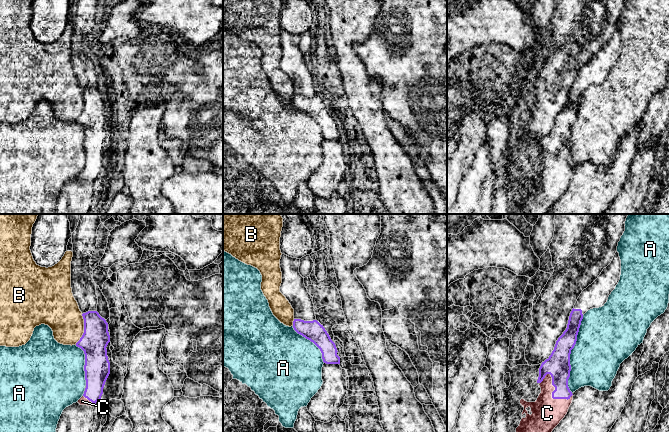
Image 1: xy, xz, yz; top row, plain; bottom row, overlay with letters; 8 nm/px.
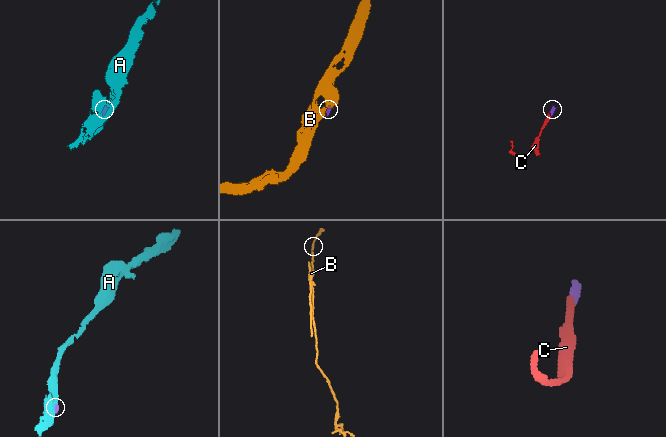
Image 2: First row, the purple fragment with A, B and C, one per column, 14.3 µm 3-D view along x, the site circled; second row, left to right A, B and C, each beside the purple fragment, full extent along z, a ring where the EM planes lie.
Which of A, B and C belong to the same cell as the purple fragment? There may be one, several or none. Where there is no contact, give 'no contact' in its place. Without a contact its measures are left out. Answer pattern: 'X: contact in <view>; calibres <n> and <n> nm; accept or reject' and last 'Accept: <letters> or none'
A: contact in yz; calibres 190 and 400 nm; reject
B: contact in xy; calibres 220 and 300 nm; reject
C: contact in yz; calibres 190 and 240 nm; accept
Accept: C

